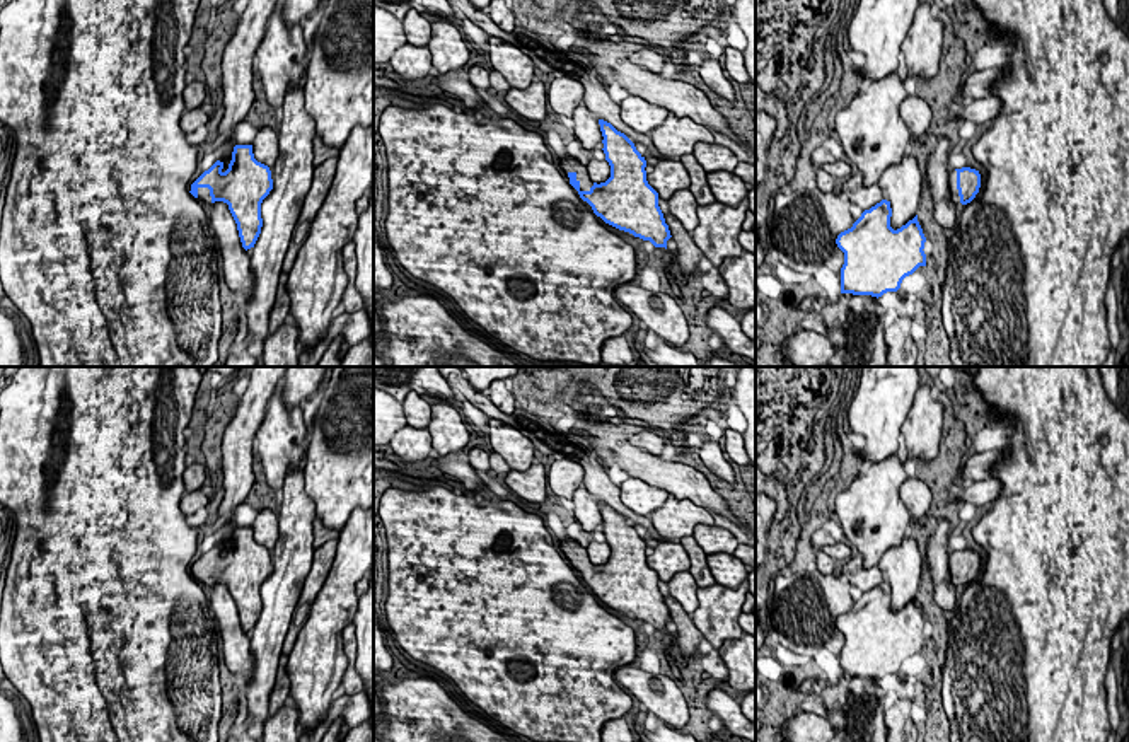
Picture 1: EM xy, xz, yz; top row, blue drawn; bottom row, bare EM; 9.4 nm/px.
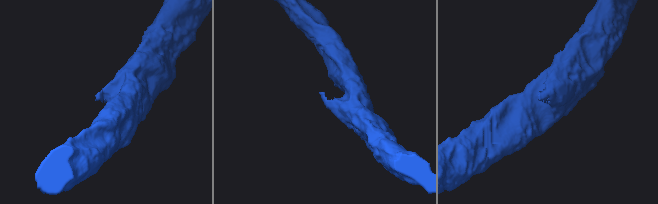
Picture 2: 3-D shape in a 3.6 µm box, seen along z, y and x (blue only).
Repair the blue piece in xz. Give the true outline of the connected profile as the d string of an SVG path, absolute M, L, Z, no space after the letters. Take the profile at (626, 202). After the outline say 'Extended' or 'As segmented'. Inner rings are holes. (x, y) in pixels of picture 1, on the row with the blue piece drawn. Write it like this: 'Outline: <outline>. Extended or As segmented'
Outline: M599 119L599 125L611 177L600 184L593 183L587 165L573 157L559 159L561 169L580 198L605 223L667 249L672 235L658 206L658 193L646 181L645 157L611 123Z. Extended

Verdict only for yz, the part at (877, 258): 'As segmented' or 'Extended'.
As segmented

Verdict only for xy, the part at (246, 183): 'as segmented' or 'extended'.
extended

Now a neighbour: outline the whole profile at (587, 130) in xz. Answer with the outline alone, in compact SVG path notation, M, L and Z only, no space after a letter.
M580 104L573 111L573 135L582 142L585 150L595 150L595 147L604 140L599 118L587 109L585 104Z

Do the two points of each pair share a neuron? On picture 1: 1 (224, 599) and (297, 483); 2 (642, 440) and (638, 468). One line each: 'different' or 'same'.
1: different
2: different

